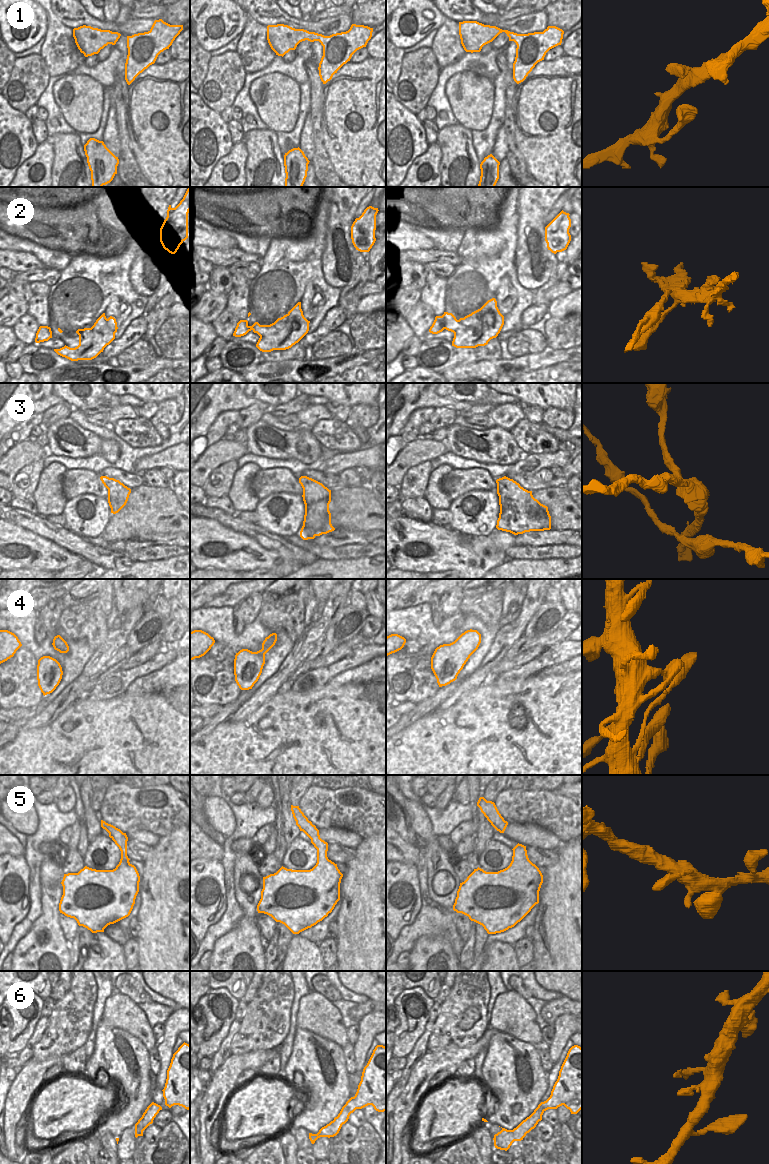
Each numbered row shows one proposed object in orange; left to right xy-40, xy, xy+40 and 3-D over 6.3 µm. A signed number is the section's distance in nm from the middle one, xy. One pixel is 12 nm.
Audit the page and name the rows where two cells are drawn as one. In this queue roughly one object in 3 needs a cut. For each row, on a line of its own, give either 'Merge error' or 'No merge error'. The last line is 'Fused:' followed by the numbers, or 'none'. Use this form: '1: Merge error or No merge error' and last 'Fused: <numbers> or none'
1: No merge error
2: Merge error
3: No merge error
4: No merge error
5: No merge error
6: No merge error
Fused: 2.

